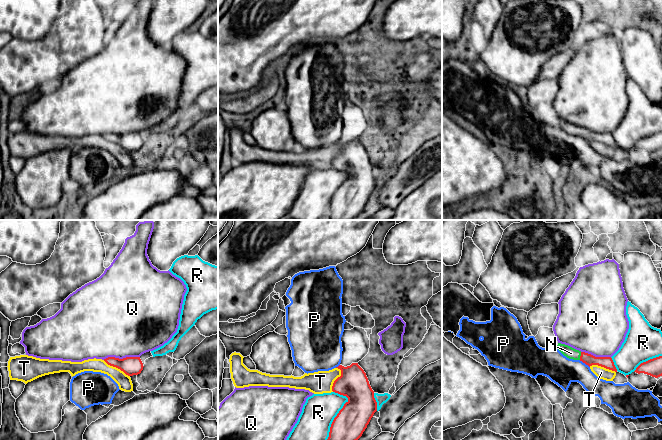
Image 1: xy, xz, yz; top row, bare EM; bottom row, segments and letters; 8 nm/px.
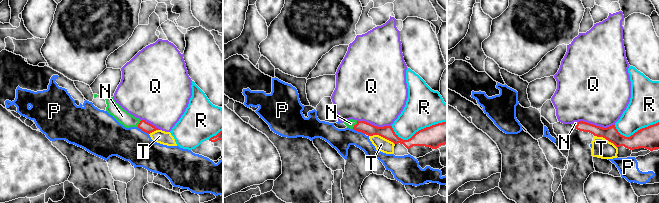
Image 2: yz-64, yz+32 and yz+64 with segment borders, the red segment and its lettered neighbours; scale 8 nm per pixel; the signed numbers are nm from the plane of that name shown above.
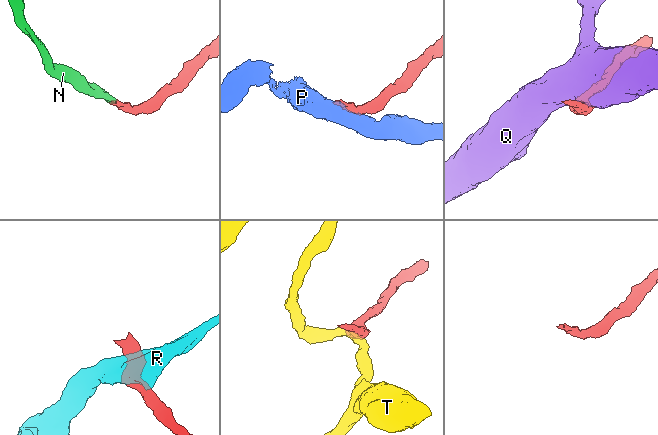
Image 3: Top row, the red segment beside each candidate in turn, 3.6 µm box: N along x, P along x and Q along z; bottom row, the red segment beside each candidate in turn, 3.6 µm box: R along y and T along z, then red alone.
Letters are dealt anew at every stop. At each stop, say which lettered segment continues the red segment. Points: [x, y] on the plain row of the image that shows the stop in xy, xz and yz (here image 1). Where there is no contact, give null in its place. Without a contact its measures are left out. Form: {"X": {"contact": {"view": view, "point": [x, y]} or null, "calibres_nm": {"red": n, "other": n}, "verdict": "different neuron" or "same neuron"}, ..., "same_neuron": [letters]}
{"N": {"contact": {"view": "yz", "point": [580, 132]}, "calibres_nm": {"red": 90, "other": 90}, "verdict": "same neuron"}, "P": {"contact": {"view": "yz", "point": [584, 138]}, "calibres_nm": {"red": 90, "other": 220}, "verdict": "different neuron"}, "Q": {"contact": {"view": "xy", "point": [121, 135]}, "calibres_nm": {"red": 150, "other": 480}, "verdict": "different neuron"}, "R": {"contact": {"view": "xz", "point": [337, 190]}, "calibres_nm": {"red": 260, "other": 280}, "verdict": "different neuron"}, "T": {"contact": {"view": "xz", "point": [336, 155]}, "calibres_nm": {"red": 240, "other": 180}, "verdict": "different neuron"}, "same_neuron": ["N"]}

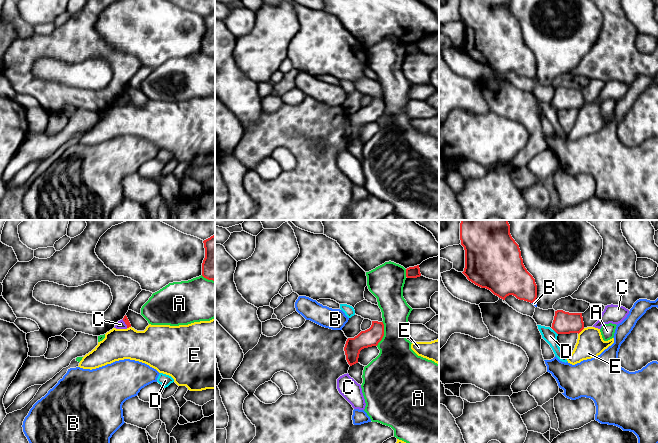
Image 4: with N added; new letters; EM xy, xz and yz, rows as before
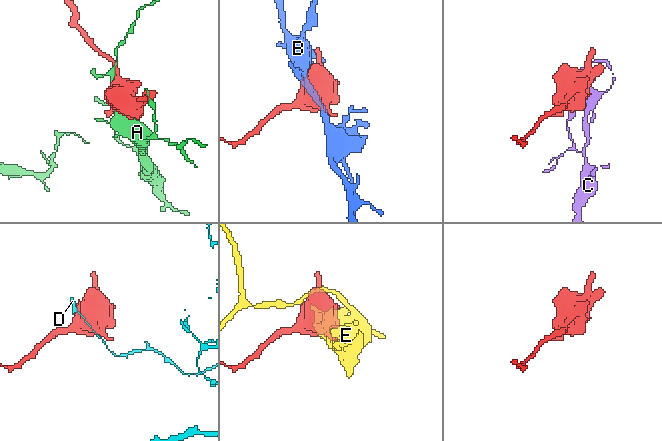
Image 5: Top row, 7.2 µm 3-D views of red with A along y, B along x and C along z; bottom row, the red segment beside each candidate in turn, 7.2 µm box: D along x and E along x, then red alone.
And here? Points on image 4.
{"A": {"contact": {"view": "xz", "point": [383, 109]}, "calibres_nm": {"red": 140, "other": 300}, "verdict": "different neuron"}, "B": {"contact": {"view": "yz", "point": [533, 77]}, "calibres_nm": {"red": 280, "other": 40}, "verdict": "different neuron"}, "C": {"contact": {"view": "xy", "point": [125, 99]}, "calibres_nm": {"red": 50, "other": 70}, "verdict": "different neuron"}, "D": {"contact": {"view": "yz", "point": [555, 107]}, "calibres_nm": {"red": 180, "other": 110}, "verdict": "different neuron"}, "E": {"contact": {"view": "yz", "point": [581, 106]}, "calibres_nm": {"red": 180, "other": 220}, "verdict": "different neuron"}, "same_neuron": []}

